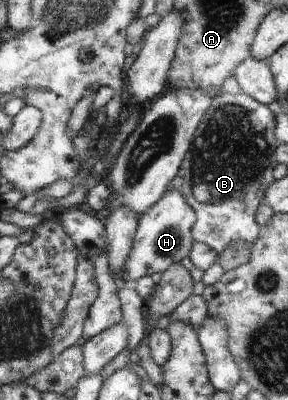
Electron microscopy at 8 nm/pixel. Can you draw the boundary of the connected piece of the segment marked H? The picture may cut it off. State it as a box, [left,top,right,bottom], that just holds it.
[122,191,195,285]

